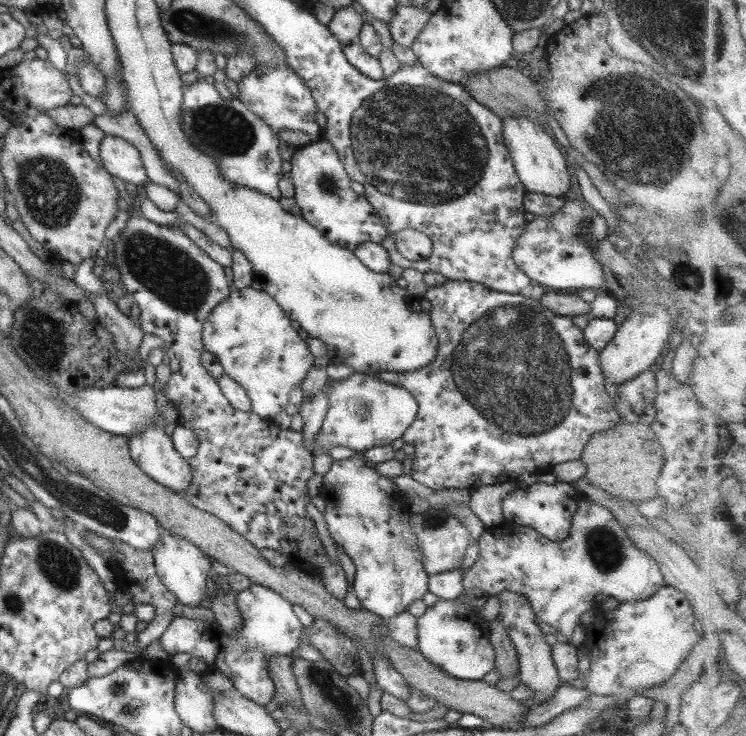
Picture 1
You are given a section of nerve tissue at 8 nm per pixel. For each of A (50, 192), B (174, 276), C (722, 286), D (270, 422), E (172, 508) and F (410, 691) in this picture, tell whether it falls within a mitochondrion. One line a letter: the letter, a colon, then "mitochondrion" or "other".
A: mitochondrion
B: mitochondrion
C: other
D: other
E: other
F: other

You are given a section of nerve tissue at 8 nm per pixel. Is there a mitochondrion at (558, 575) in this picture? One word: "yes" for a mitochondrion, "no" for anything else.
no

